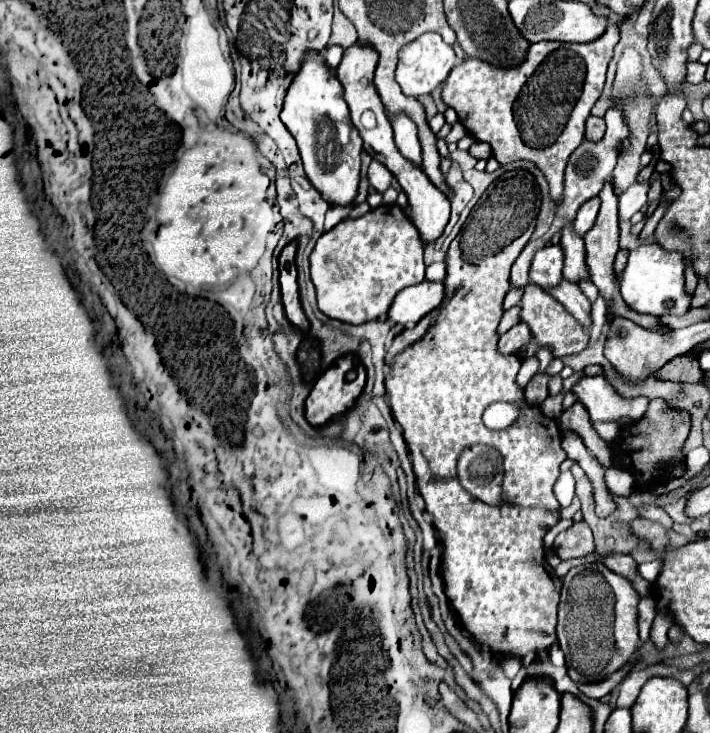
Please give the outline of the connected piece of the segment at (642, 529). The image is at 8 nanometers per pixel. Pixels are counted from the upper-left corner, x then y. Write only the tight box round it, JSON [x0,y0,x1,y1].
[632,517,666,551]

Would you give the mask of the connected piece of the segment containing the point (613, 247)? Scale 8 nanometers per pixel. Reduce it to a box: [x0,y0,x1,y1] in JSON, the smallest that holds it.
[584,179,670,333]

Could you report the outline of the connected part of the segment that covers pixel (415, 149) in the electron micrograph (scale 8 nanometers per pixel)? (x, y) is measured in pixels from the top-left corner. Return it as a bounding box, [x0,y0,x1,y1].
[392,115,422,166]

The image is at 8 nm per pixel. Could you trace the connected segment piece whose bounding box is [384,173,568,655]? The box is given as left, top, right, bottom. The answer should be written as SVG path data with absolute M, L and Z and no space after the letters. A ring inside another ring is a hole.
M518 173L514 175L512 179L496 179L486 191L484 195L480 197L480 201L476 203L476 207L472 209L468 221L462 229L462 233L454 239L454 243L450 245L448 249L448 275L444 279L444 285L446 285L446 291L448 291L448 297L444 299L444 303L440 307L436 307L436 311L430 311L428 315L424 315L424 319L420 319L420 323L416 323L416 327L412 329L406 329L402 331L400 335L394 337L390 349L386 351L386 367L390 369L386 373L386 379L384 379L384 385L386 385L386 393L388 393L388 403L392 407L392 415L396 419L396 423L402 425L404 429L404 439L408 443L408 449L410 449L410 459L412 459L412 467L414 467L414 473L416 473L416 483L418 483L418 491L426 503L426 511L434 517L434 527L442 533L442 547L444 547L444 559L442 559L442 577L444 577L444 591L450 599L450 605L452 609L456 611L462 627L480 643L480 645L486 645L492 649L492 653L496 655L526 655L530 651L546 651L548 647L552 647L556 643L556 607L558 607L558 599L560 599L560 581L558 577L554 575L552 567L546 563L546 557L544 557L544 535L550 527L556 525L556 521L560 519L560 503L556 501L554 493L552 493L552 487L560 475L560 465L562 461L568 459L566 451L562 449L562 433L558 429L558 421L554 417L546 417L542 413L542 409L538 405L528 405L526 399L524 399L524 389L516 383L516 375L520 371L520 357L518 353L510 353L510 355L502 355L498 351L498 323L502 319L502 303L504 303L504 297L506 293L510 291L510 267L512 263L518 259L522 247L530 241L534 229L536 229L536 217L538 217L538 211L540 211L540 197L536 193L536 185L532 181L532 177L528 173ZM496 401L506 401L506 403L516 403L520 405L520 415L518 419L512 423L512 427L506 427L506 429L500 429L500 431L492 431L492 429L486 429L486 425L482 423L482 413L484 409L490 405L490 403L496 403ZM472 445L488 445L488 447L494 447L500 451L500 455L504 457L504 481L502 481L502 503L498 507L490 507L488 503L476 499L472 493L468 493L462 485L460 485L460 479L458 479L458 471L456 471L456 465L458 465L458 457L460 453L466 449L466 447L472 447Z

